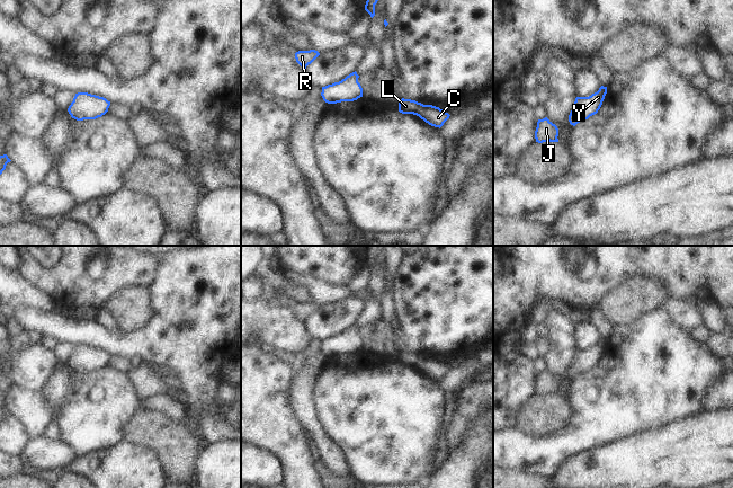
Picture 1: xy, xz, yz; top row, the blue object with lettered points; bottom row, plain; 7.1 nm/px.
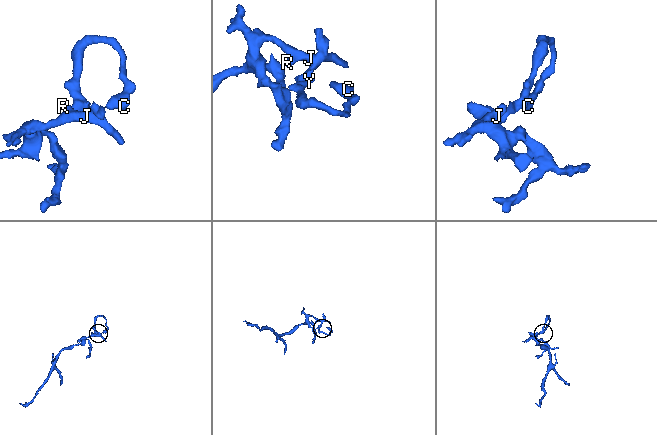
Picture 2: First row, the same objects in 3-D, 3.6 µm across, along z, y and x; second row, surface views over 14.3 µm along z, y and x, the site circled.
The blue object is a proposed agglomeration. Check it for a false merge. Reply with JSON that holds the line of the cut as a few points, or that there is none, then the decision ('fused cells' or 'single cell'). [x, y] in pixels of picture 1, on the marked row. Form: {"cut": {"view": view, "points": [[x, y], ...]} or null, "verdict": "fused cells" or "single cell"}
{"cut": null, "verdict": "single cell"}

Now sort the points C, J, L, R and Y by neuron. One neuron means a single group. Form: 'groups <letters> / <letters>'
groups C J L R Y

